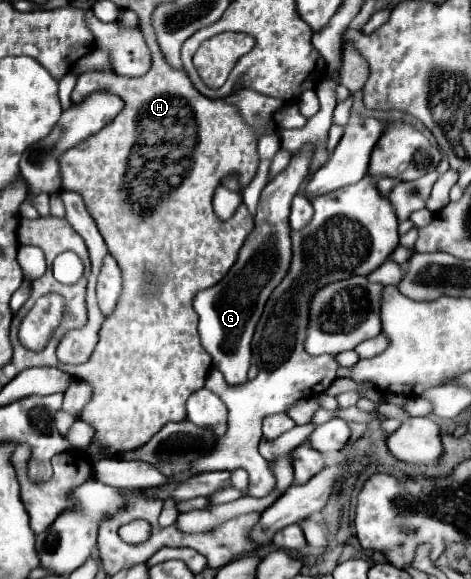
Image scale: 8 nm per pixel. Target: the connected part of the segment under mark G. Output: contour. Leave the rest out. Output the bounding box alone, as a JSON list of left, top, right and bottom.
[194,146,313,386]

